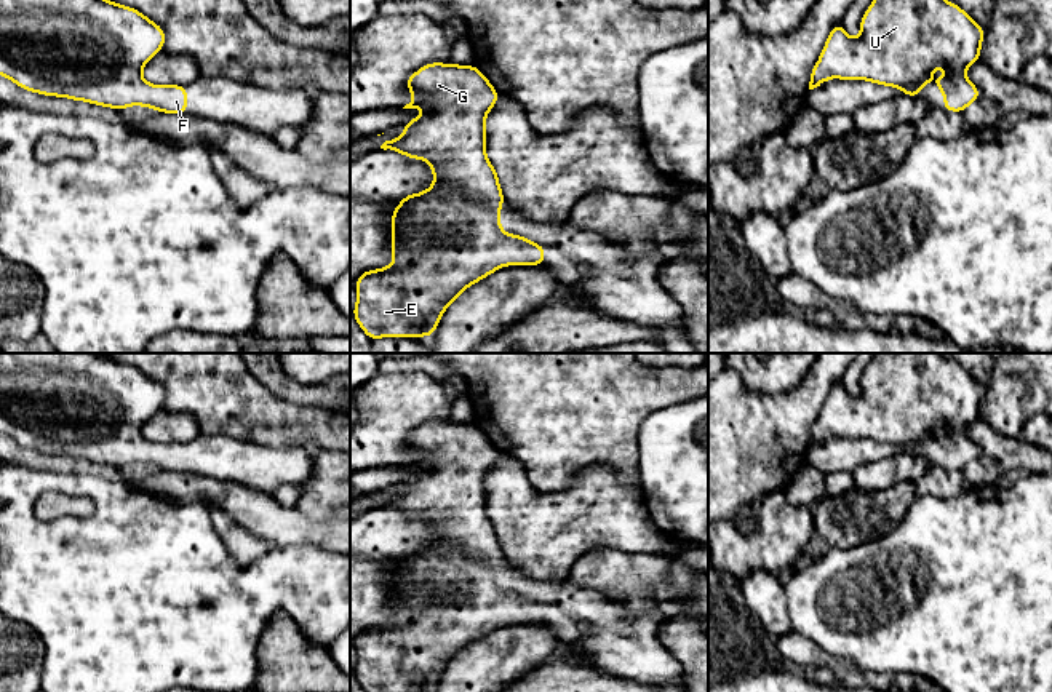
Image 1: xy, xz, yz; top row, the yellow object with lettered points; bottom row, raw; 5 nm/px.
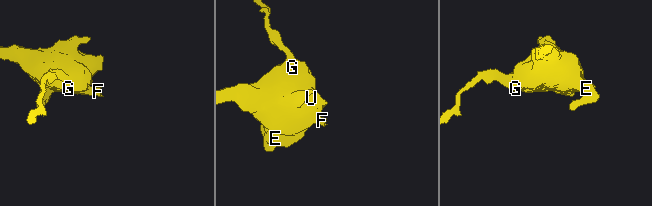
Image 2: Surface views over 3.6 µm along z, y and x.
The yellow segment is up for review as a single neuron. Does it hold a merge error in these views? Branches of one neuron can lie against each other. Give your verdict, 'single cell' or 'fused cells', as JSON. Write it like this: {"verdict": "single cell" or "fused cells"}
{"verdict": "single cell"}

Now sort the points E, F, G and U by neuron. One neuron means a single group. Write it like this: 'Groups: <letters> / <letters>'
Groups: E F G U

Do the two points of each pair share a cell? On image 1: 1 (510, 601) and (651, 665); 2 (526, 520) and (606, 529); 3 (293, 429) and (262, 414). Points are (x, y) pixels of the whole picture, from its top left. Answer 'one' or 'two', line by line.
1: one
2: one
3: one

